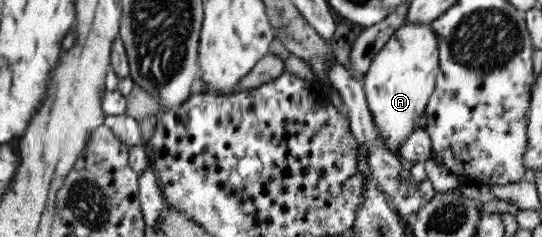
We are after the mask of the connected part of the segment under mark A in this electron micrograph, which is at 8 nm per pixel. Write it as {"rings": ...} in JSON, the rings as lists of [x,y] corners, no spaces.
{"rings":[[[404,22],[387,43],[376,53],[372,59],[368,72],[362,76],[363,88],[367,97],[368,107],[372,111],[372,116],[386,145],[390,147],[390,151],[397,154],[397,146],[406,141],[410,131],[413,132],[417,126],[417,118],[423,115],[426,104],[430,100],[432,92],[435,88],[435,80],[439,71],[439,54],[438,39],[436,32],[432,29],[431,23],[415,24],[414,22]]]}

